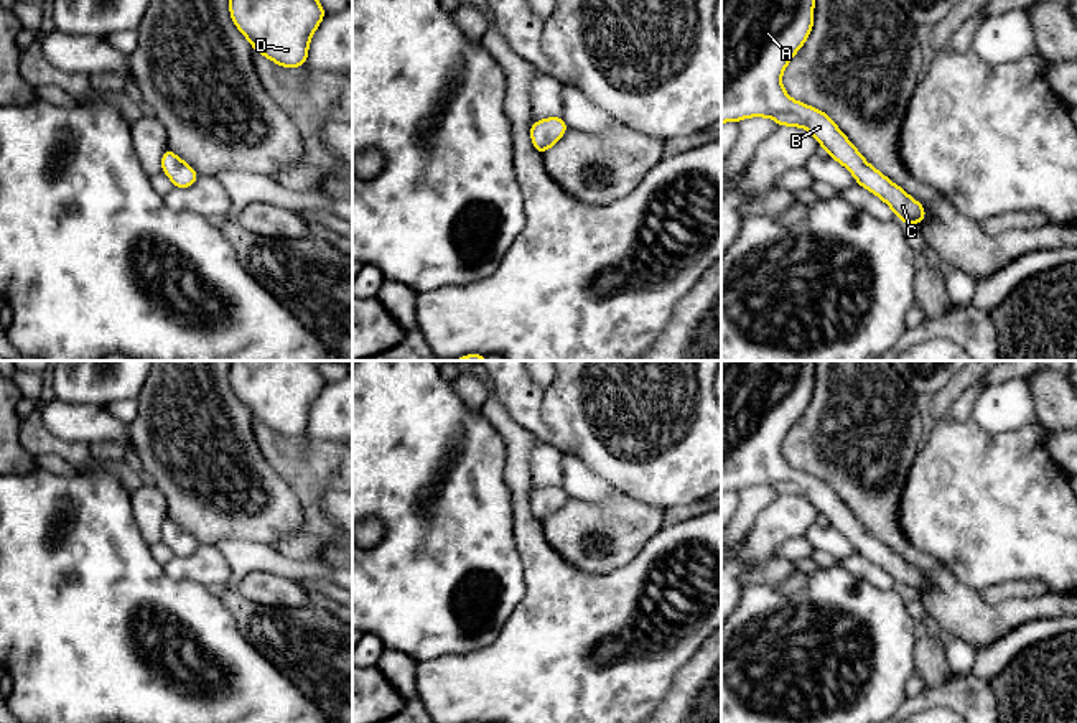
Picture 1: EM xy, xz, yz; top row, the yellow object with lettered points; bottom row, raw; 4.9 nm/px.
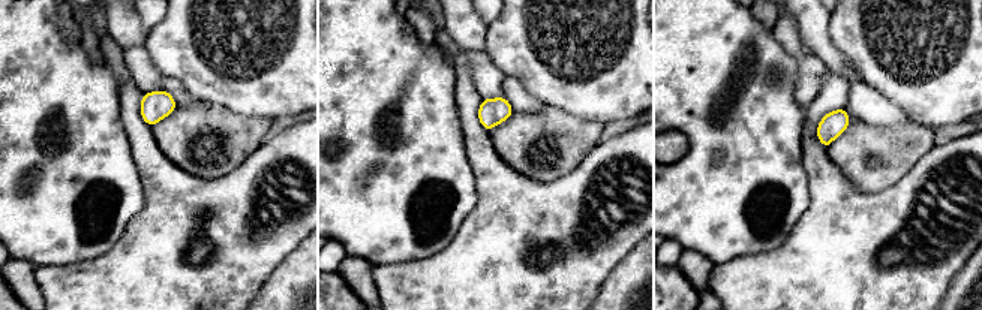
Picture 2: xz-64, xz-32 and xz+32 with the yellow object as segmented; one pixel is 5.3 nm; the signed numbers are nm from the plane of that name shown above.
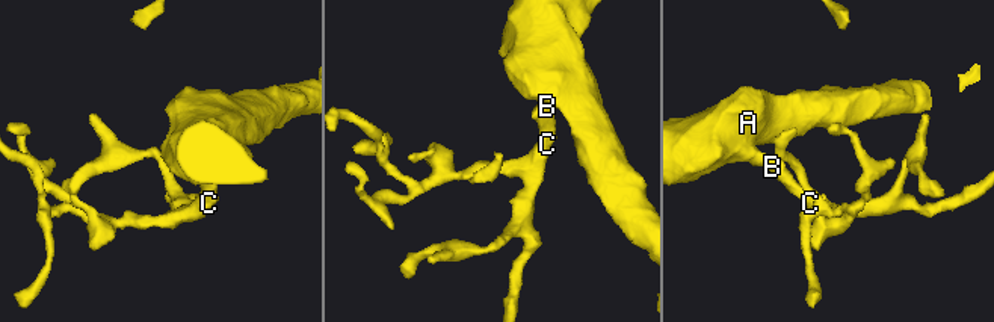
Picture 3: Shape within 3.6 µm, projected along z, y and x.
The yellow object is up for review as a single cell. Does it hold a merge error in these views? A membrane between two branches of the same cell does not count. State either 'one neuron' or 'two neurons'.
one neuron

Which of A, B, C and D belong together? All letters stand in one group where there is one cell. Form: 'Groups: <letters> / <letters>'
Groups: A B C D

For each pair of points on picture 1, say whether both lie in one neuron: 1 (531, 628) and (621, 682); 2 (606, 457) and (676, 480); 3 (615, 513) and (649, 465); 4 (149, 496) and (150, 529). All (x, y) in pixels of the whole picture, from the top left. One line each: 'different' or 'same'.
1: same
2: same
3: different
4: same

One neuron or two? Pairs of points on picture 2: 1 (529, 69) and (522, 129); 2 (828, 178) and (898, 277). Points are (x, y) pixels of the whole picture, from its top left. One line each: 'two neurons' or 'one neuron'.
1: two neurons
2: one neuron

